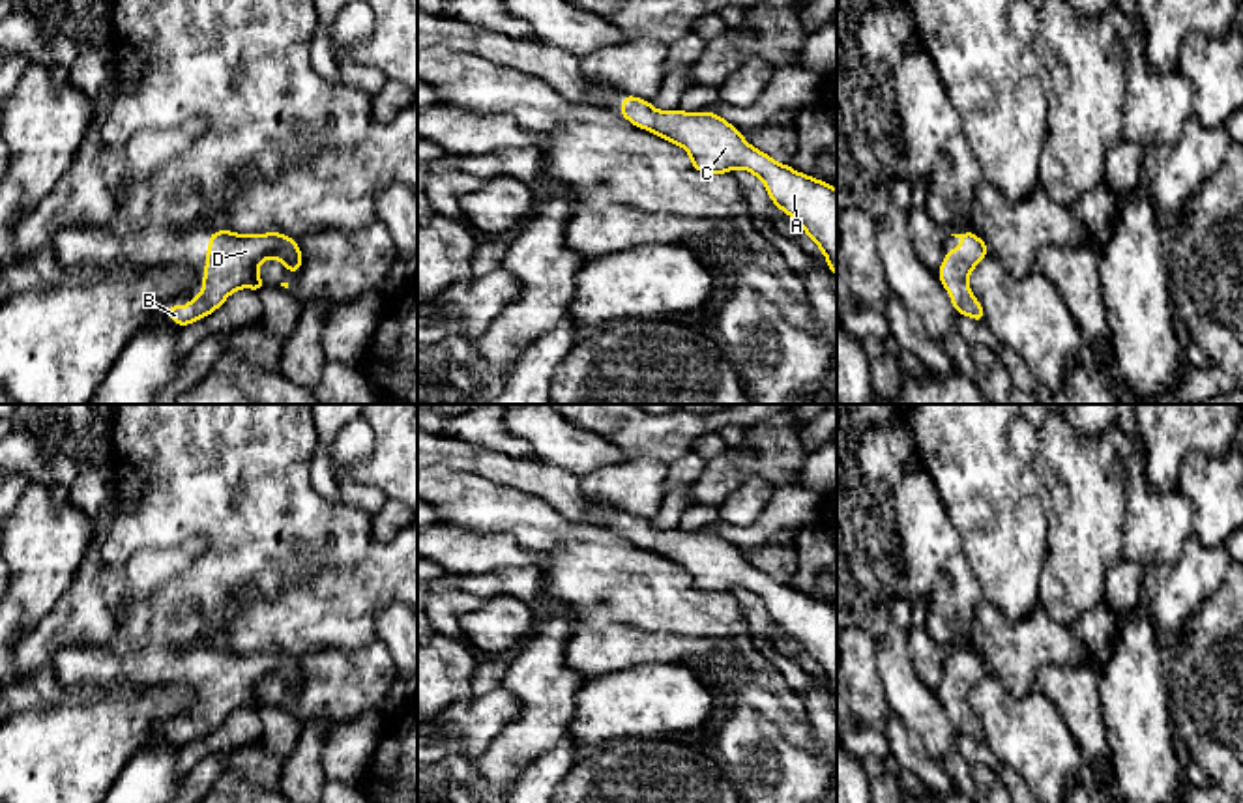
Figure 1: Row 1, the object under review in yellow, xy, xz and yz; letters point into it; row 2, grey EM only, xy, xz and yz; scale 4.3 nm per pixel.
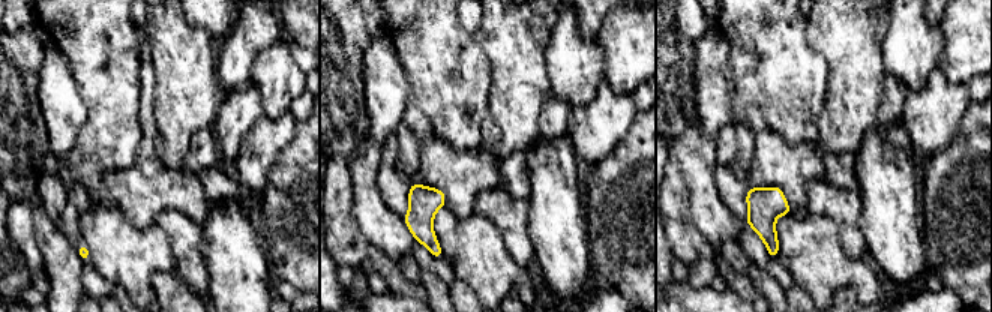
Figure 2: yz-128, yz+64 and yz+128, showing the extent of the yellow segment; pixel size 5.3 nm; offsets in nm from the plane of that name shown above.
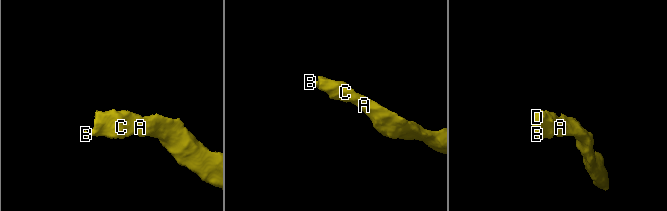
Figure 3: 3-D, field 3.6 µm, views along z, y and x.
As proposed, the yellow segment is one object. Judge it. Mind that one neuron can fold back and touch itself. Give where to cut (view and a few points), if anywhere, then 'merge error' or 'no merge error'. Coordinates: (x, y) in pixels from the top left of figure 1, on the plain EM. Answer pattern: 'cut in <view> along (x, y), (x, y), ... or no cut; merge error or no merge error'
no cut; no merge error

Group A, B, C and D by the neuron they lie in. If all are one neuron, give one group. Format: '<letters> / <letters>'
A B C D

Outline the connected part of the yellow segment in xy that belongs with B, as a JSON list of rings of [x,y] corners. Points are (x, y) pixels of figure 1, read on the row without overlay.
[[[225,648],[208,657],[202,711],[185,726],[167,724],[168,737],[182,747],[206,737],[241,708],[260,713],[266,704],[258,687],[266,678],[277,678],[290,693],[298,693],[303,683],[298,661],[283,651],[236,653]]]

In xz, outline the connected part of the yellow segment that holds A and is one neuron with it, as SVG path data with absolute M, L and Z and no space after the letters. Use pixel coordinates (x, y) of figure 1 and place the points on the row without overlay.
M623 513L618 533L635 547L681 565L700 593L730 593L734 588L754 593L766 605L773 625L803 648L837 694L837 608L831 603L775 580L711 530L657 530L651 520Z

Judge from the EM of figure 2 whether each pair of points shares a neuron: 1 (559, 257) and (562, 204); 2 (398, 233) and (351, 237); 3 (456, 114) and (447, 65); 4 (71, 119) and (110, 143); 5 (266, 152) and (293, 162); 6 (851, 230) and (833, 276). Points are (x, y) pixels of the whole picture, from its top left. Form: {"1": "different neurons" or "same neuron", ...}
{"1": "same neuron", "2": "different neurons", "3": "same neuron", "4": "different neurons", "5": "different neurons", "6": "different neurons"}

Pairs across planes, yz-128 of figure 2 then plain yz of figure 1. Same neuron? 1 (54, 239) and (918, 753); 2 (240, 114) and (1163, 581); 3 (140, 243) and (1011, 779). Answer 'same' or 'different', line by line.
1: different
2: different
3: different

